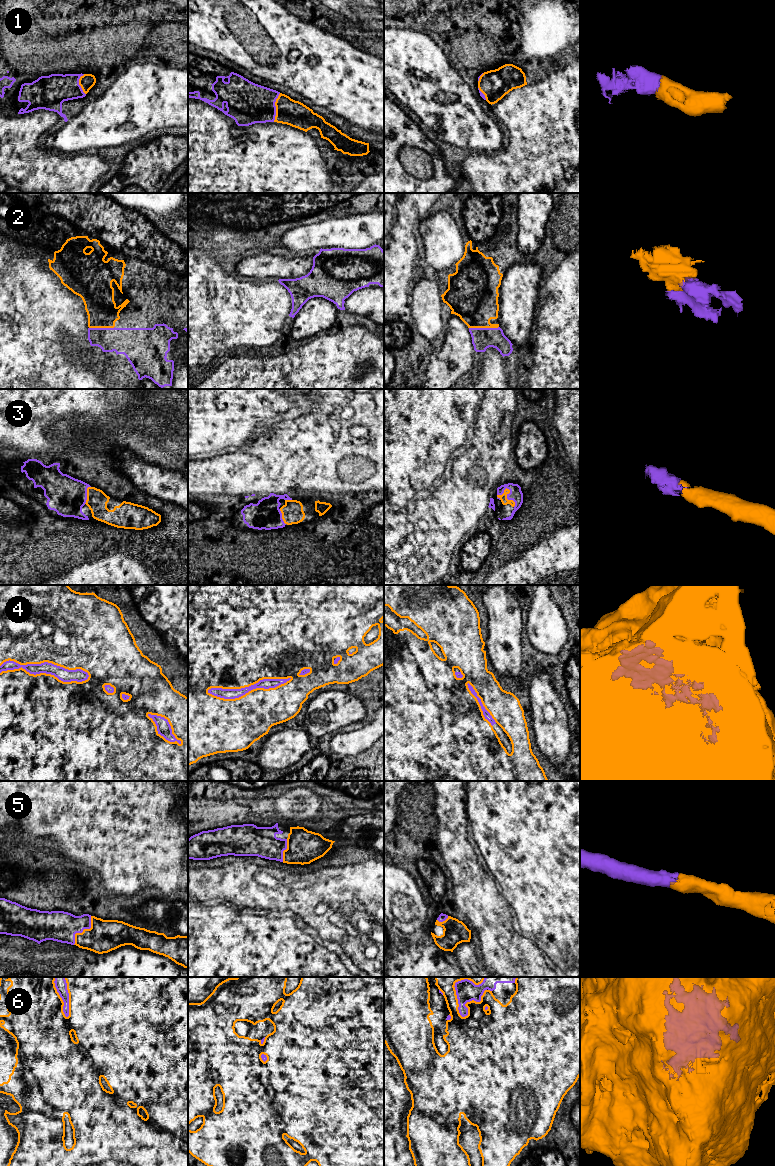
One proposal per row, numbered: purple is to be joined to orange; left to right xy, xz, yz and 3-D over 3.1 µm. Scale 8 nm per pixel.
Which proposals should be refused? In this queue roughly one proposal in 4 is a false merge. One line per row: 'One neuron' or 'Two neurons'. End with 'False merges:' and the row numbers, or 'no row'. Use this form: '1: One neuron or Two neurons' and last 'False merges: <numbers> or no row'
1: One neuron
2: One neuron
3: One neuron
4: One neuron
5: One neuron
6: One neuron
False merges: no row

